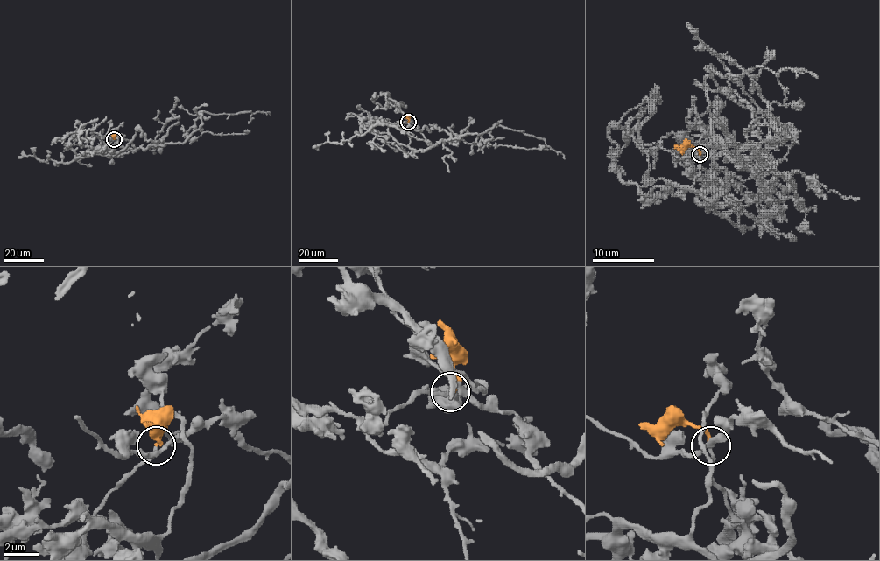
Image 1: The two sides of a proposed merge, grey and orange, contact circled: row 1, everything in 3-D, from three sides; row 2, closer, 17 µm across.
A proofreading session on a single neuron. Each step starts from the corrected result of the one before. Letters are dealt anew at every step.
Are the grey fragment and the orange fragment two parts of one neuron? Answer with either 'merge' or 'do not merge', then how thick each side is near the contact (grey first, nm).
merge; calibres 140 and 170 nm

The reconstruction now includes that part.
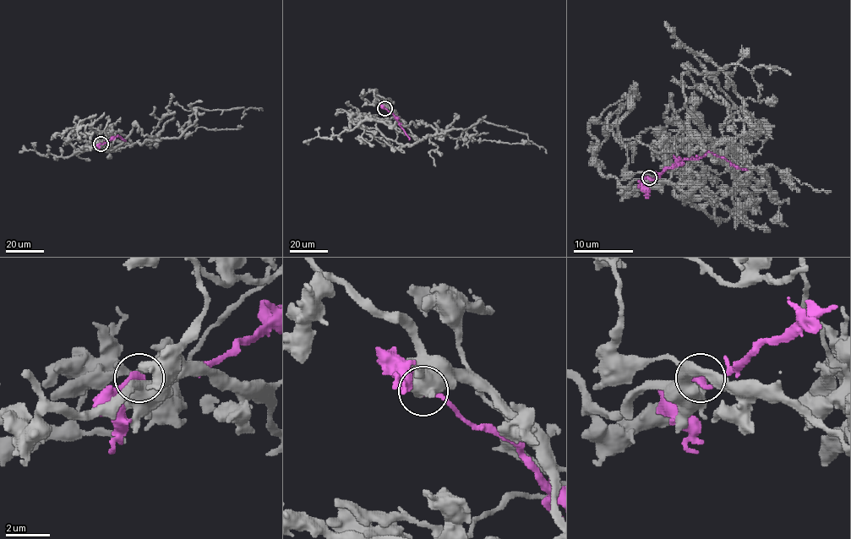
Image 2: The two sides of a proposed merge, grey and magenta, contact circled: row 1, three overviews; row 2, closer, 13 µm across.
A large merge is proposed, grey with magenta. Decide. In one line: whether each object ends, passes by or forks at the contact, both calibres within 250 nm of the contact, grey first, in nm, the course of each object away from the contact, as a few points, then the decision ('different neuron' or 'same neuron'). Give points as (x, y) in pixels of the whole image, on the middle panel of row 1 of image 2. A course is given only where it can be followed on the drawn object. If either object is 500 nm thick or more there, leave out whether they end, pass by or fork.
grey ends; magenta passes by; calibres 480 and 300 nm; course grey (384, 108), (395, 113), (396, 121), (392, 127), (415, 139), (467, 129), (480, 119), (525, 133), (547, 153); course magenta (384, 108), (392, 113), (409, 139); same neuron

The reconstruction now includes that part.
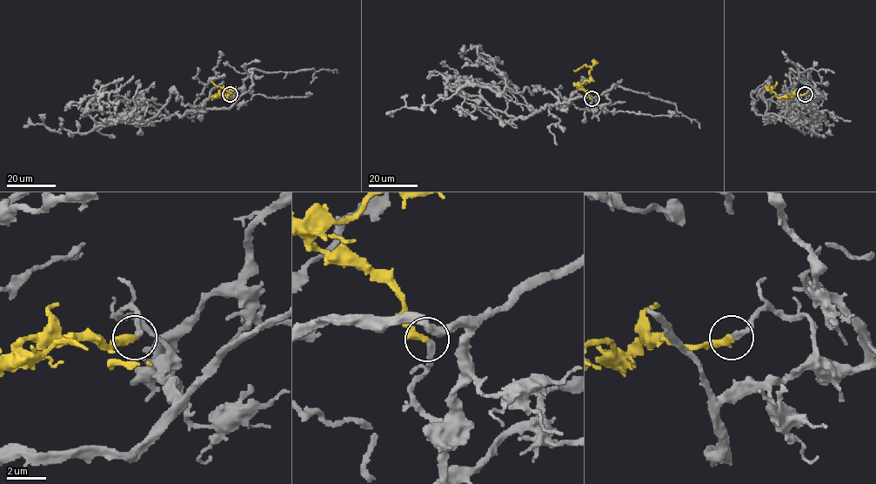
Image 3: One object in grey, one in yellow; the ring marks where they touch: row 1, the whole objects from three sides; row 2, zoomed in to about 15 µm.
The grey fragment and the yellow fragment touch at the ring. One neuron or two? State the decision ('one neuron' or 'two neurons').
one neuron

